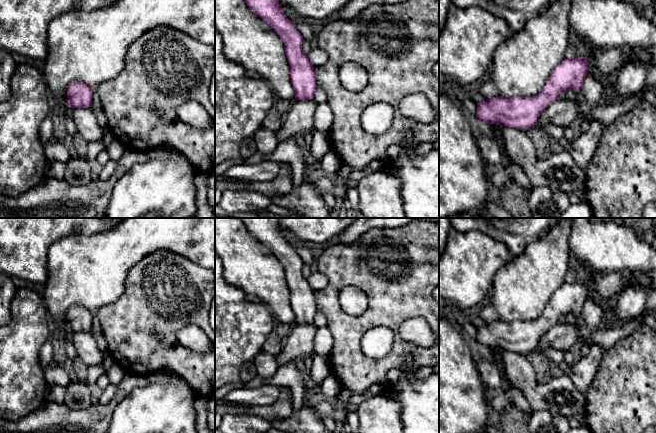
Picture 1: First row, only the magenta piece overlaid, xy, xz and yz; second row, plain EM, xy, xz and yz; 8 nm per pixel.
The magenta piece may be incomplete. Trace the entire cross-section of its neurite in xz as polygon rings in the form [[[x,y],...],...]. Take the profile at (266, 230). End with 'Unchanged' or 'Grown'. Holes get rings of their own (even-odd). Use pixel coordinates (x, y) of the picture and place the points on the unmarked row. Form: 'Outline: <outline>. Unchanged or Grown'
Outline: [[[238,218],[250,234],[267,247],[282,263],[290,288],[291,307],[295,314],[295,324],[314,323],[317,312],[314,291],[308,279],[302,274],[304,265],[301,257],[284,238],[279,228],[278,218]]]. Unchanged

